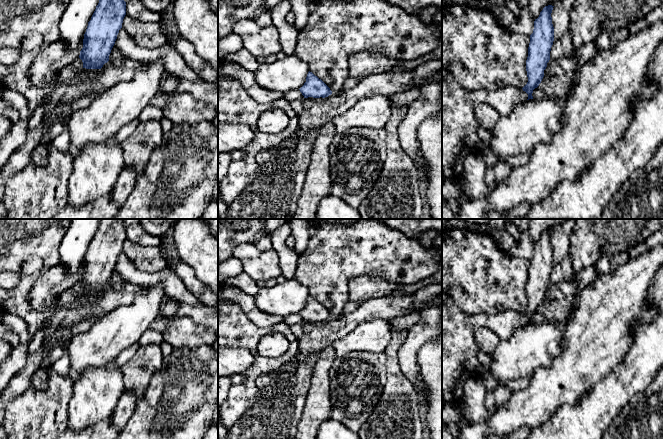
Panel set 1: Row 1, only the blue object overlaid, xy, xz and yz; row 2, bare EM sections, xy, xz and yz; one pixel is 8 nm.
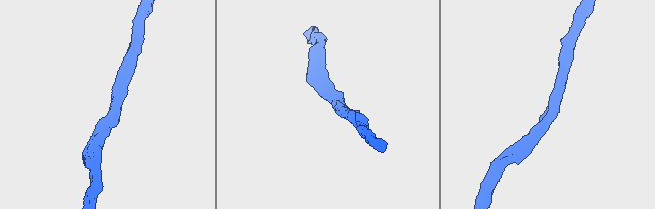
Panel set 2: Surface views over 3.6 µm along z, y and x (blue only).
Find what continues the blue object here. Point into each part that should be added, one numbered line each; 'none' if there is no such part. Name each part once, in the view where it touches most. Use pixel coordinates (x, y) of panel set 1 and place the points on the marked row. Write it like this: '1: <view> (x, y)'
none

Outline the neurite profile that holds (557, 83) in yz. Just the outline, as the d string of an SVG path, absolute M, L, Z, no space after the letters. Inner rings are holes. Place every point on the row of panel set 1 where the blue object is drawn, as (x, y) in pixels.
M572 57L550 59L539 84L546 97L566 102L573 89L575 71L580 63Z

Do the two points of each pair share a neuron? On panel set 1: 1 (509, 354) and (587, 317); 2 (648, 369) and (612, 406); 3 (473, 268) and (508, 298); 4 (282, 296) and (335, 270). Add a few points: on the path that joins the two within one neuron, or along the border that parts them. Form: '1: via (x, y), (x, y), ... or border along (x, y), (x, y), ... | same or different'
1: border along (565, 326), (562, 349), (560, 351) | different
2: via (639, 377), (619, 397) | same
3: via (482, 277), (491, 281), (499, 289) | same
4: border along (293, 278), (304, 284), (309, 294) | different

